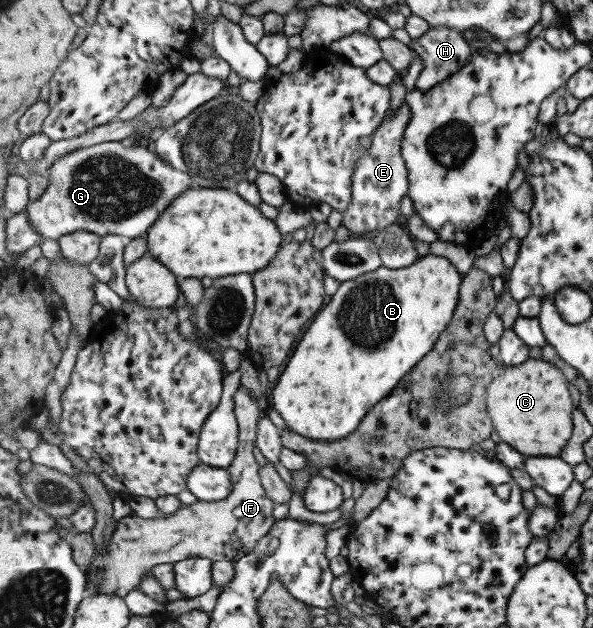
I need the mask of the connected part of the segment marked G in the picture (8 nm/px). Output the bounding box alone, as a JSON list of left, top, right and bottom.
[27,141,194,241]

